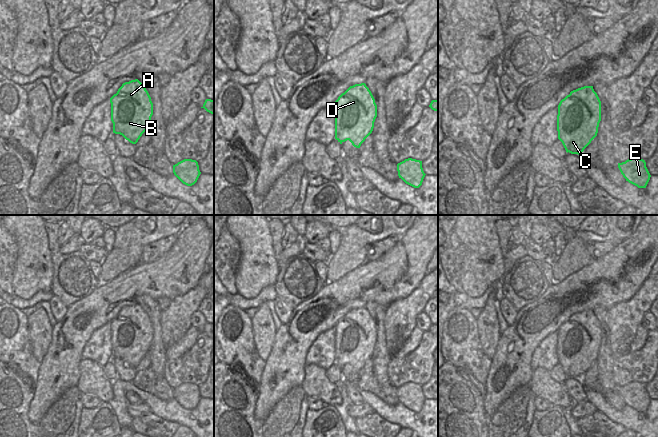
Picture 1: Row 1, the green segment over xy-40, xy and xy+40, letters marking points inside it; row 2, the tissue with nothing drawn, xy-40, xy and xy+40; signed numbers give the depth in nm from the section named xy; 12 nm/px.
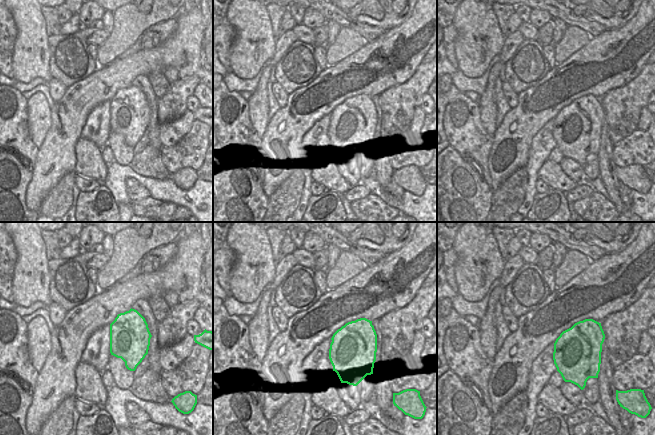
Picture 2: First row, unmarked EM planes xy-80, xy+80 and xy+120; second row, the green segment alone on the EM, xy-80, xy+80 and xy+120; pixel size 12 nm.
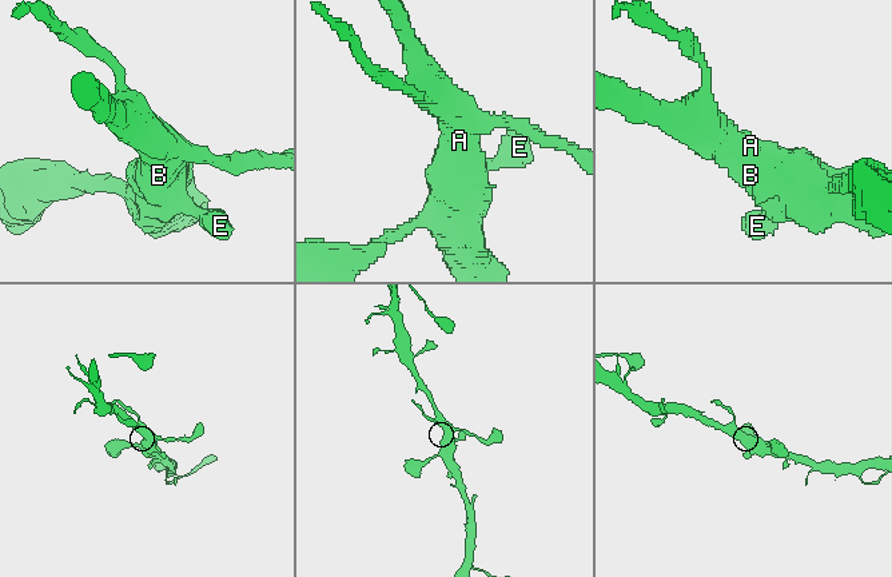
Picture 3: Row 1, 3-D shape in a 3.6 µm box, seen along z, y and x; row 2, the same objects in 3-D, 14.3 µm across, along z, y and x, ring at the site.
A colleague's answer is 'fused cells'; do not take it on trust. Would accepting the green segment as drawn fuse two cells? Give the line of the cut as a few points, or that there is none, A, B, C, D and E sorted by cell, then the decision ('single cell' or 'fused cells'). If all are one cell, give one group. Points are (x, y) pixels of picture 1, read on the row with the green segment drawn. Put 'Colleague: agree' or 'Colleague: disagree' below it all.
no cut | A B C D E | single cell
Colleague: disagree

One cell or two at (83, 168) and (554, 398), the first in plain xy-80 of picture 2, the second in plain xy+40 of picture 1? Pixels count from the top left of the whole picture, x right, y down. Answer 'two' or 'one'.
one

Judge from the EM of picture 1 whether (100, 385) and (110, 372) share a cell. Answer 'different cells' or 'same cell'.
different cells

